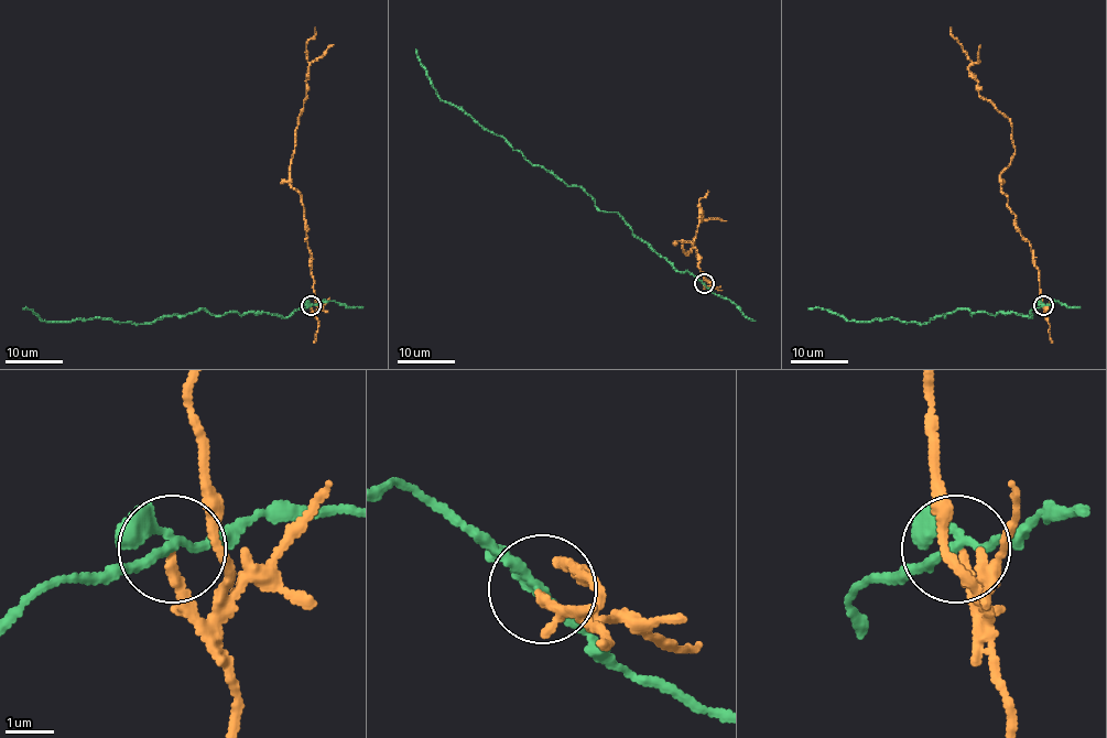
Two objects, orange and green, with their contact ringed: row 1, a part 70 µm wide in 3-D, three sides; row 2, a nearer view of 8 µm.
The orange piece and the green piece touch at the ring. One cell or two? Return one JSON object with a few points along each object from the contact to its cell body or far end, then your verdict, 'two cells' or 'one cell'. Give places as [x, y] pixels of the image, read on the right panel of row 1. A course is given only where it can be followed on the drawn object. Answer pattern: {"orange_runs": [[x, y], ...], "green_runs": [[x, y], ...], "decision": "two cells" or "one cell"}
{"orange_runs": [[1044, 305], [1033, 251], [1001, 192], [1012, 127], [978, 94], [950, 28]], "green_runs": [[1042, 305], [1029, 318], [955, 310], [925, 324], [848, 321], [821, 307], [809, 310]], "decision": "two cells"}

